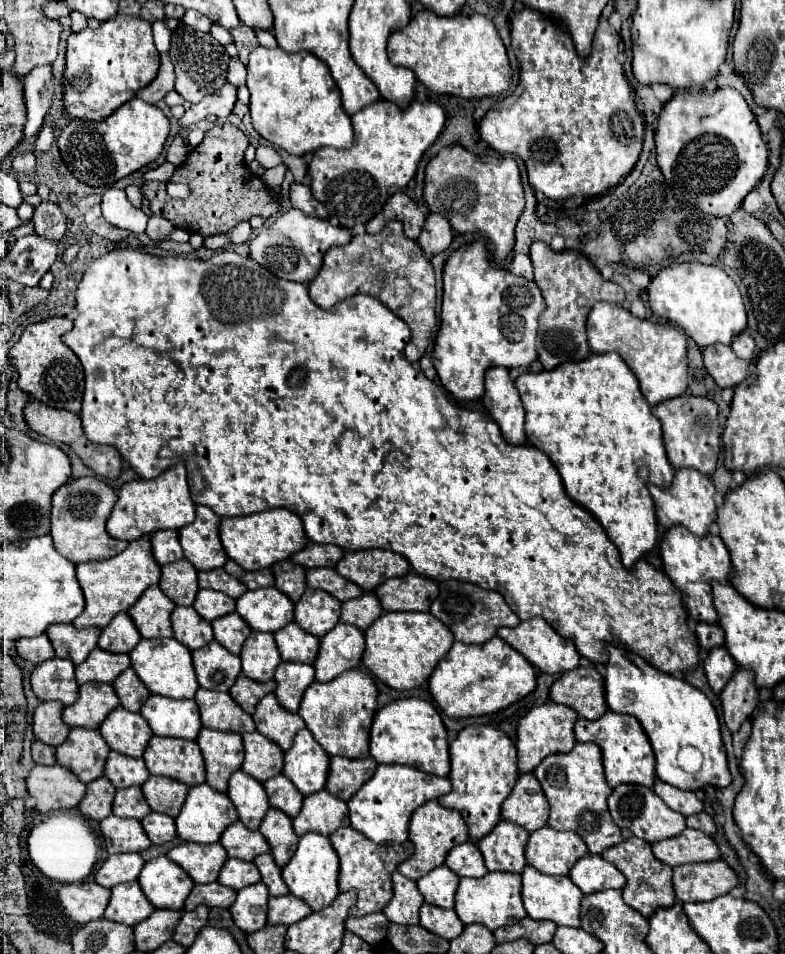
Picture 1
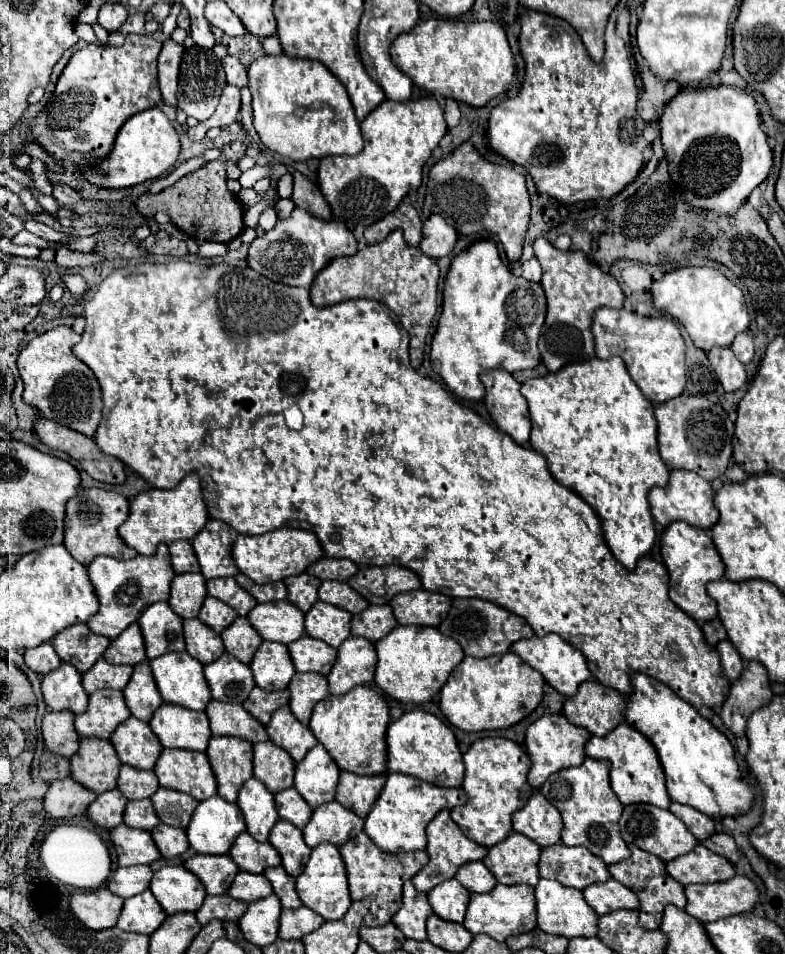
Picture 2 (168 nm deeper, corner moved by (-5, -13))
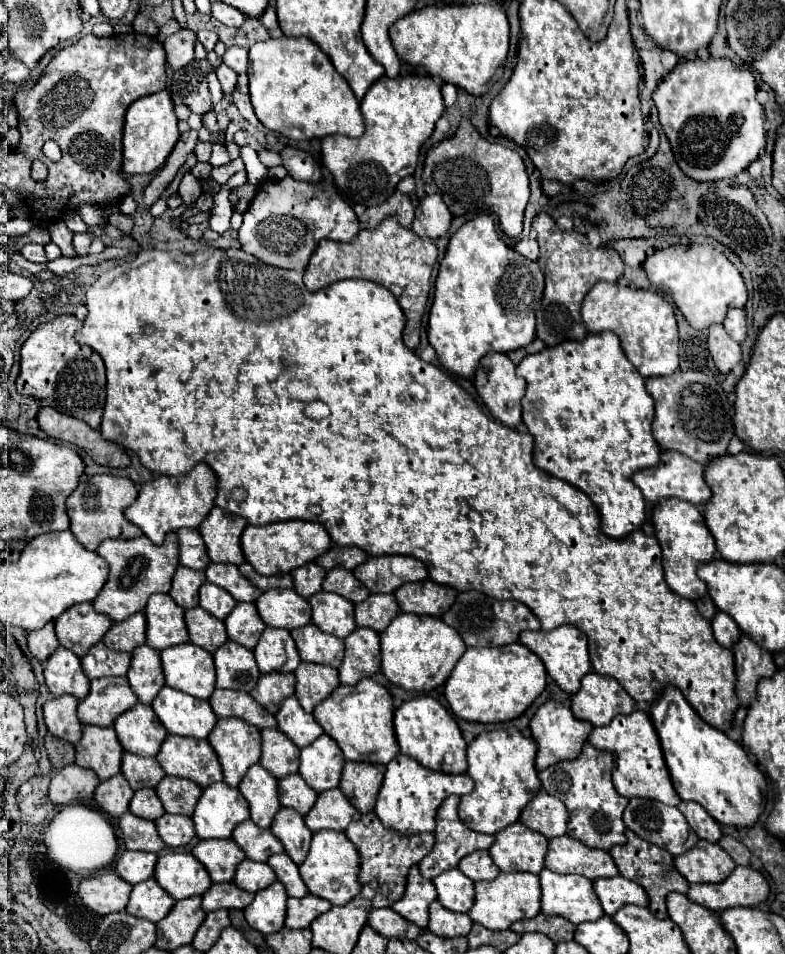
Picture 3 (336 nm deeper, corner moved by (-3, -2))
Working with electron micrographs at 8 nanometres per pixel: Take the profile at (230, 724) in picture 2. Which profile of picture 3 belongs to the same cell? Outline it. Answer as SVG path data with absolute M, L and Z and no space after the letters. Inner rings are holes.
M216 689L210 697L210 705L218 717L238 717L258 729L276 727L276 717L272 713L268 713L264 707L260 707L244 691Z

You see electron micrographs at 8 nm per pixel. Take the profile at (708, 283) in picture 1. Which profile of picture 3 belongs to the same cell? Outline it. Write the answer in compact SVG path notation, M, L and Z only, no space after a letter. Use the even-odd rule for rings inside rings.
M670 245L666 249L656 249L644 261L644 269L652 285L670 295L686 321L698 331L708 329L712 323L722 323L726 311L730 307L744 307L748 297L740 271L712 245Z

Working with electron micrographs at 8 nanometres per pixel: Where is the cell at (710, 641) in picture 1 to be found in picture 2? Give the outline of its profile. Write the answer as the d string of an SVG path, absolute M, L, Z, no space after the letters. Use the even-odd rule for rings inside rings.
M718 618L702 624L702 632L704 632L704 638L706 638L706 642L710 646L716 646L718 642L726 640L726 630L724 630L724 626L722 626L722 622Z

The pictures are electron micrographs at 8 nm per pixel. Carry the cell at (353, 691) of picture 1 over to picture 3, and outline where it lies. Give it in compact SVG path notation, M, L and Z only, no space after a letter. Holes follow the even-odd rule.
M362 679L358 685L346 687L340 685L326 701L322 701L314 709L316 721L322 725L324 733L328 733L342 749L348 761L366 761L366 763L390 763L400 747L396 743L394 725L392 725L394 705L386 687L376 683L374 679Z

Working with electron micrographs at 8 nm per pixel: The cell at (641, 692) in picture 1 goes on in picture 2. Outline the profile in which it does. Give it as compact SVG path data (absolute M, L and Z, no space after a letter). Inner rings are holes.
M642 672L630 676L632 692L628 694L624 720L642 732L656 748L660 764L666 772L666 788L672 800L692 806L710 818L738 816L752 806L754 790L742 780L734 748L728 738L710 724L700 712L680 700L666 684Z

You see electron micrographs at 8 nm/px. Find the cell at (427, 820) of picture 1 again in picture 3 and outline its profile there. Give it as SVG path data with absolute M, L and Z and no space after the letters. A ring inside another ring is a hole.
M450 795L442 807L438 809L438 817L436 817L436 843L434 843L434 849L418 863L420 871L422 871L422 877L426 879L434 879L438 877L440 873L448 871L448 869L454 869L458 867L460 859L472 851L478 851L478 849L488 849L492 843L494 843L494 835L484 835L484 833L476 833L472 829L468 829L460 817L458 817L458 803L460 803L460 797L458 795Z

